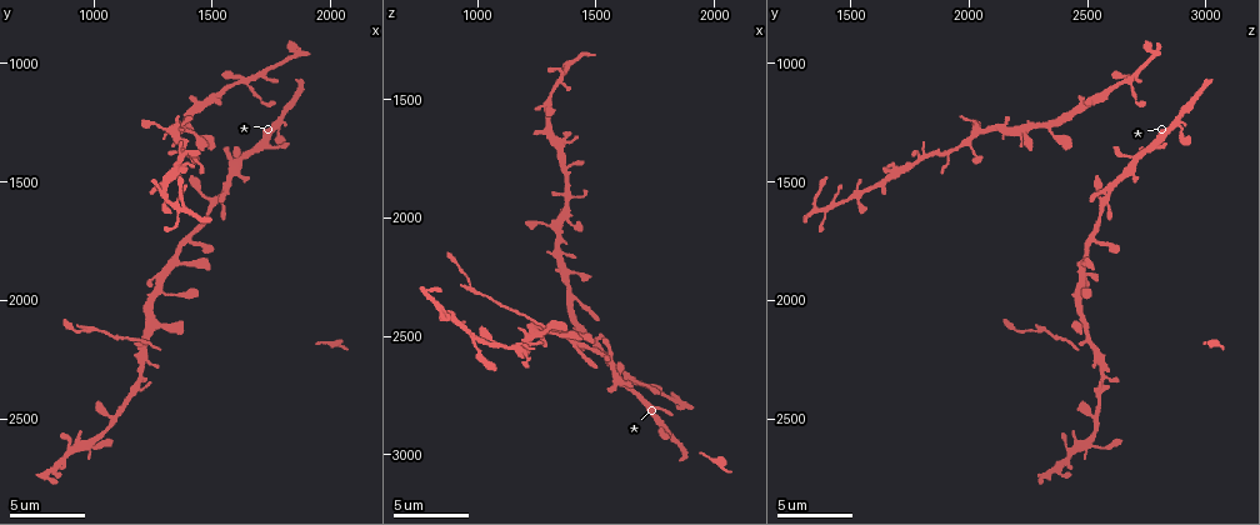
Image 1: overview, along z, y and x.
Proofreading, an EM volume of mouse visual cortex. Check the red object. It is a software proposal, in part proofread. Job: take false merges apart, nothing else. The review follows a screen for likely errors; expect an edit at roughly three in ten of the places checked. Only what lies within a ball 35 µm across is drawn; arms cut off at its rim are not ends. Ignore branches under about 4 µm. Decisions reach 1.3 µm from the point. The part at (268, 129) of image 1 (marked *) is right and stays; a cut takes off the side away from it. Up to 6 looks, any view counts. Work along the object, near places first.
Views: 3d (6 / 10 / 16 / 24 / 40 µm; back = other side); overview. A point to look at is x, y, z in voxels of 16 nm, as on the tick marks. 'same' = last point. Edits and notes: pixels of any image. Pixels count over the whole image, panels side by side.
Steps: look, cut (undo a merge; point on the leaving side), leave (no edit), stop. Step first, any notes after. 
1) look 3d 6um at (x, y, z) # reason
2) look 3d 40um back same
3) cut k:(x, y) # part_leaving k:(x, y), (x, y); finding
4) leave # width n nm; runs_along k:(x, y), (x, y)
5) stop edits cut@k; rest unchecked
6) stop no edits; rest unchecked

look 3d 10um at (1410, 1750, 2540) # three arms meet

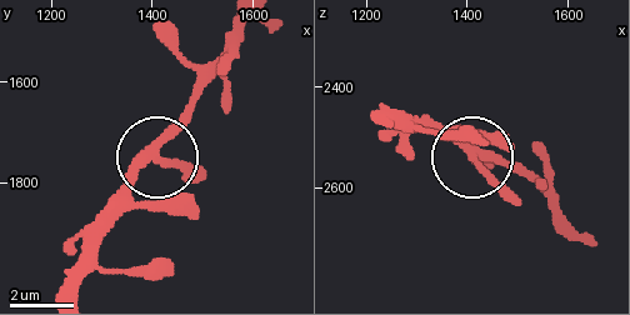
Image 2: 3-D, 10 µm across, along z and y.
leave # side_arm 16 um; runs_along 2:(248, 23), (183, 128), (133, 184), (135, 198), (173, 214); all the same cell

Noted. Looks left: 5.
look 3d 10um at (1320, 1500, 1650) # thin arm on a thick one

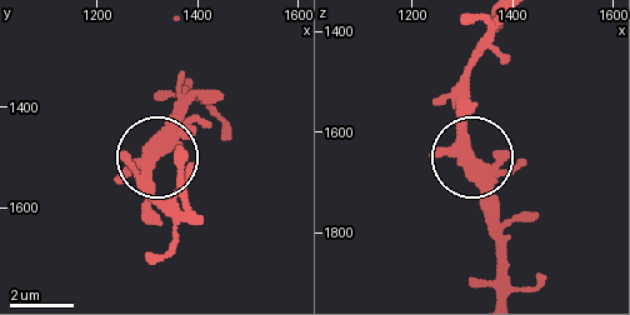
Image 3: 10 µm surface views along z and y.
leave # width 370 nm; runs_along 3:(495, 291), (495, 186), (463, 121), (463, 84); all the same cell

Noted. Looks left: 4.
look 3d 10um at (1220, 2190, 2500) # four-way junction

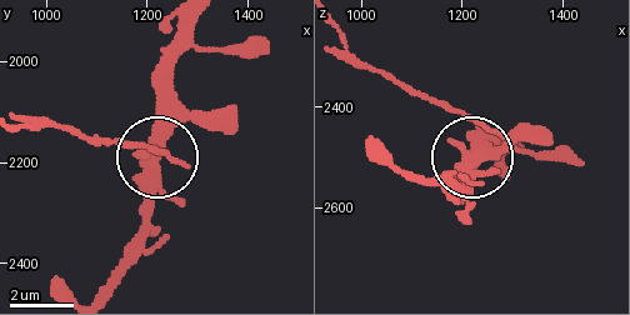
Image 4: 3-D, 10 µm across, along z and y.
leave # side_arm 10 um; one cell here

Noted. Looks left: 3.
stop no edits; rest unchecked

